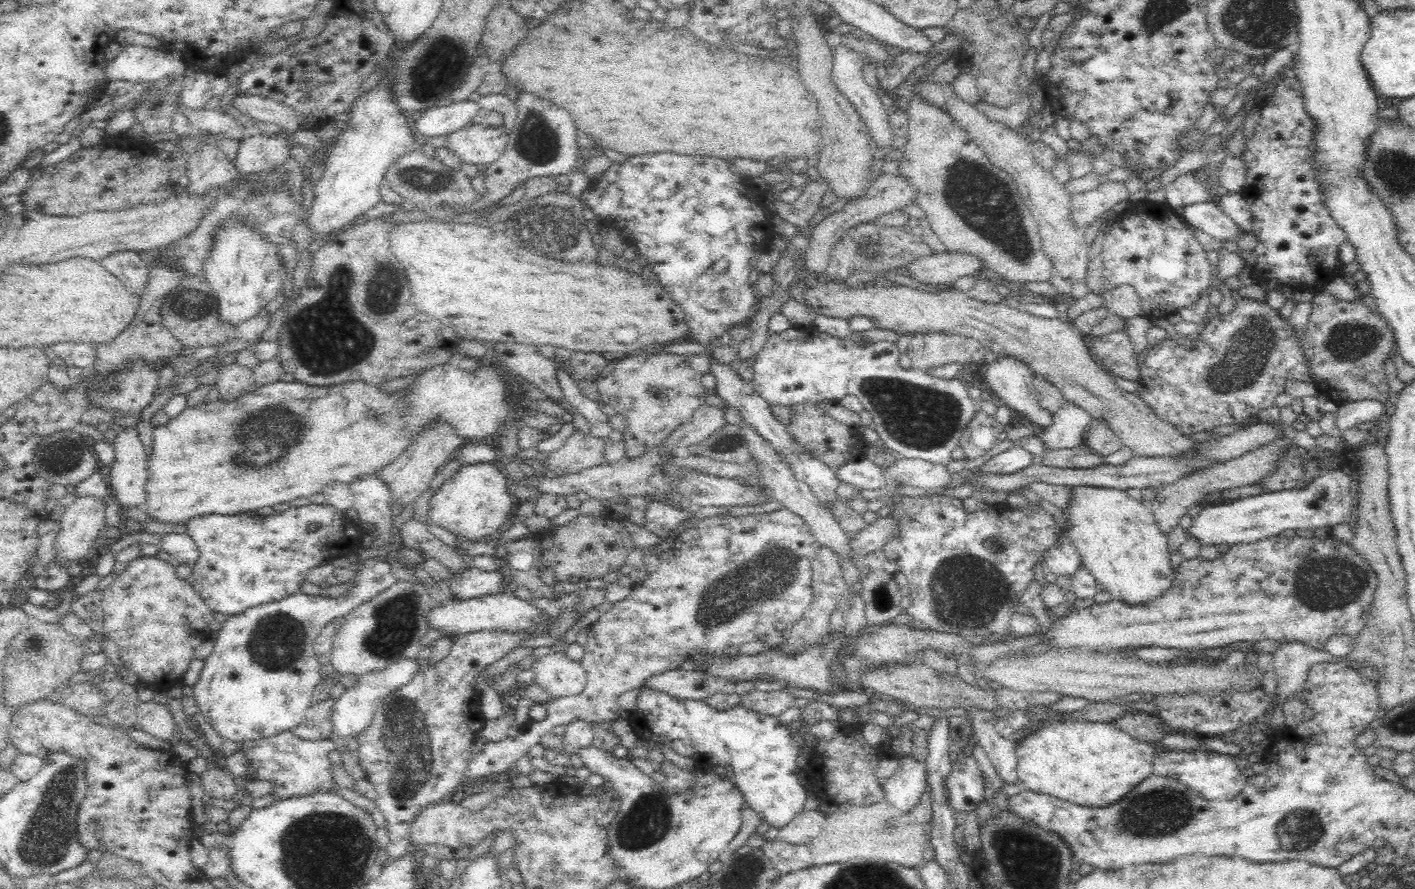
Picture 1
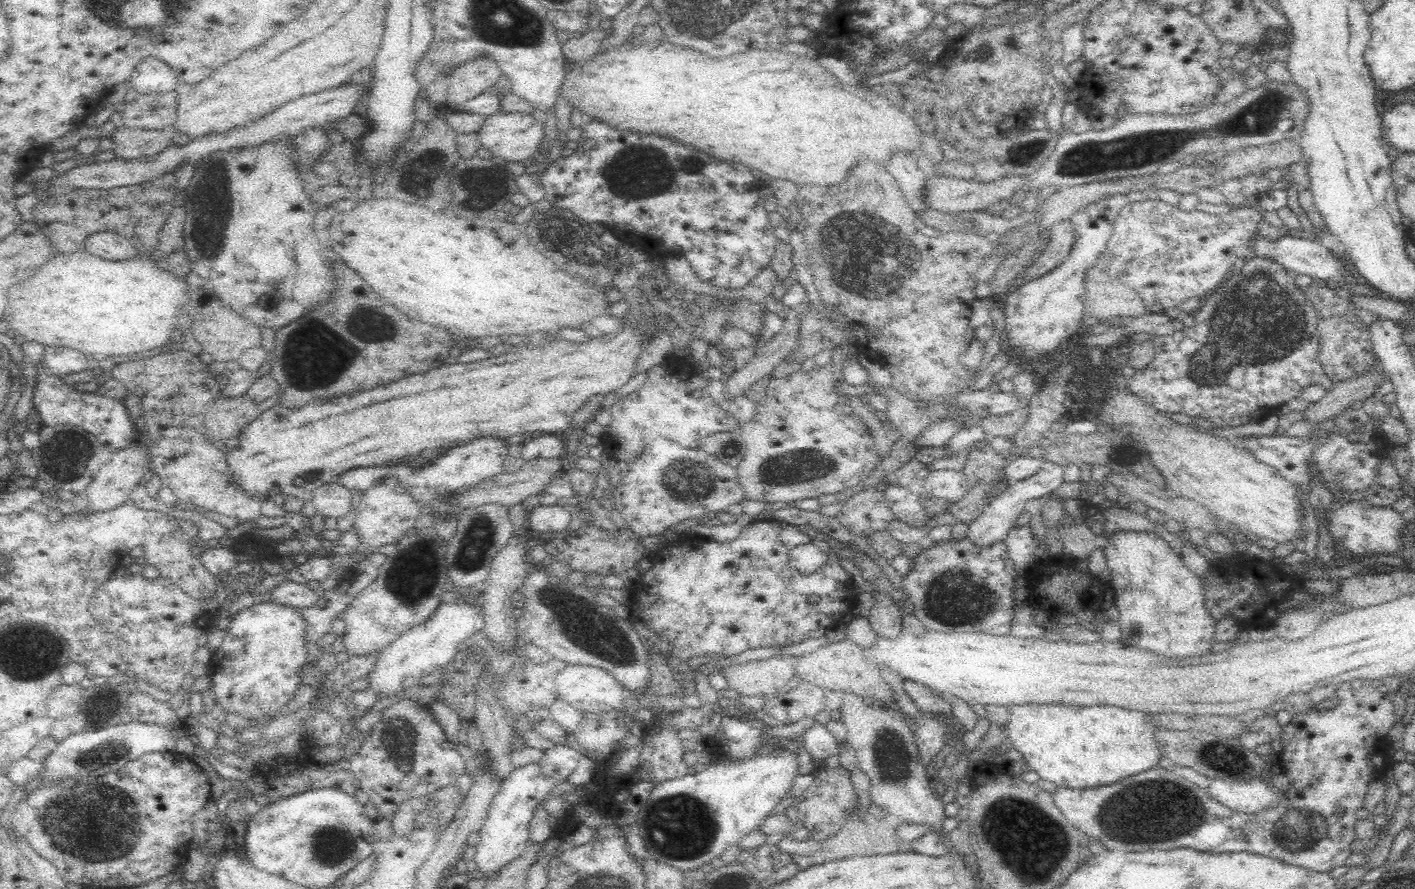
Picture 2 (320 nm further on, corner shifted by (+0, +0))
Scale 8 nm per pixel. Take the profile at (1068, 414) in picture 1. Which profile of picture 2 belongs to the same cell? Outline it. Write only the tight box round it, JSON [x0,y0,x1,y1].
[966,460,1068,547]

